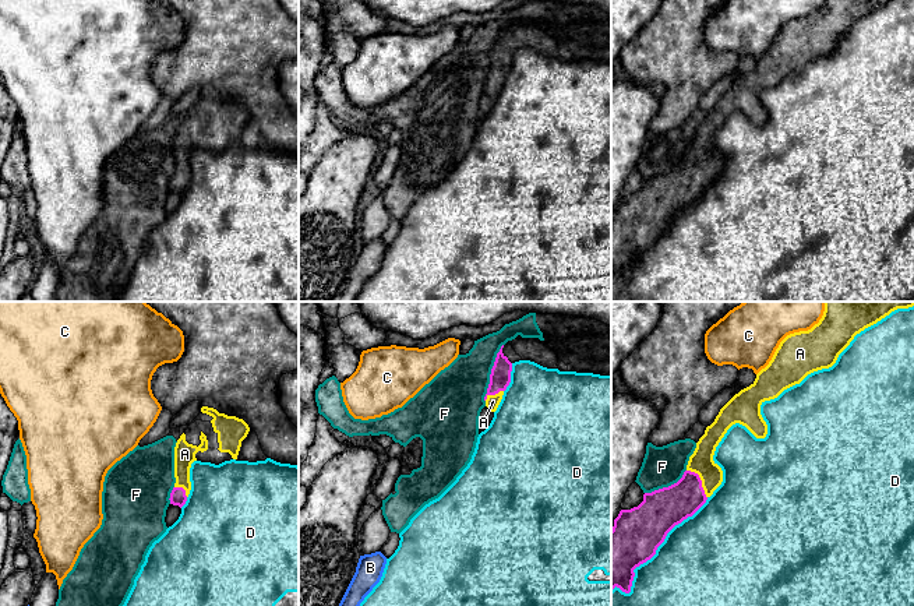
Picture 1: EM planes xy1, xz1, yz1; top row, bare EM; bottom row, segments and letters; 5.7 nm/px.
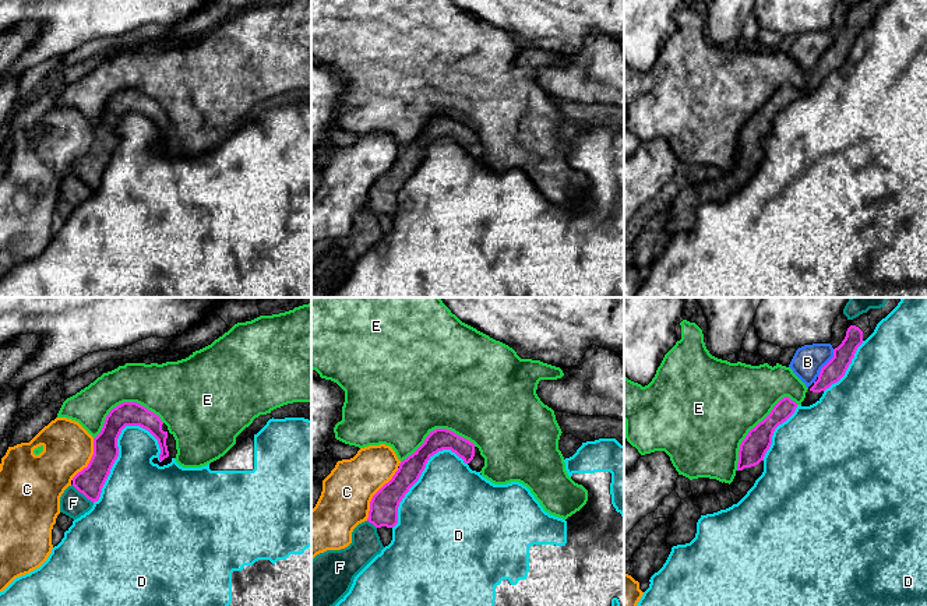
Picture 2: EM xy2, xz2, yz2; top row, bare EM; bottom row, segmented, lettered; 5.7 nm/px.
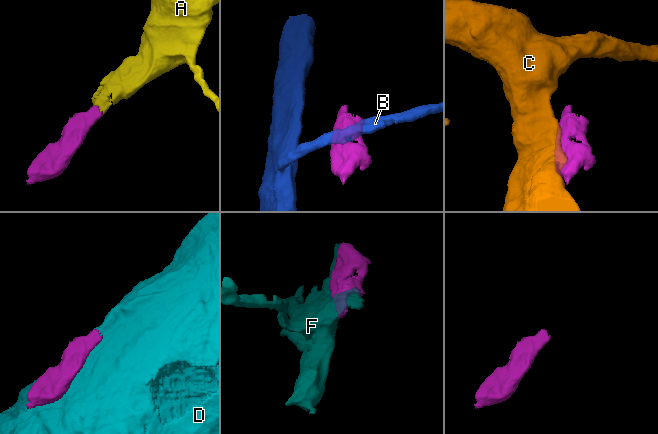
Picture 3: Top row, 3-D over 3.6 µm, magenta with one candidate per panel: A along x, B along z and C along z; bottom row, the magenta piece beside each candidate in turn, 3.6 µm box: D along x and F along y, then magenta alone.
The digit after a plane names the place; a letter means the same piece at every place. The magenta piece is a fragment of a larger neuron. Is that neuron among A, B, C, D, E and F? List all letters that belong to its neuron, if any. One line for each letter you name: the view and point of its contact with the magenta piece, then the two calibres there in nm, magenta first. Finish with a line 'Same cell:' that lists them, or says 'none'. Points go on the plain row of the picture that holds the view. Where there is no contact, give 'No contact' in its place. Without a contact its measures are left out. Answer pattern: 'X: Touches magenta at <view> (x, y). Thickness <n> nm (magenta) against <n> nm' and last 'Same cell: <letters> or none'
A: Touches magenta at yz1 (701, 168). Thickness 220 nm (magenta) against 140 nm
Same cell: A

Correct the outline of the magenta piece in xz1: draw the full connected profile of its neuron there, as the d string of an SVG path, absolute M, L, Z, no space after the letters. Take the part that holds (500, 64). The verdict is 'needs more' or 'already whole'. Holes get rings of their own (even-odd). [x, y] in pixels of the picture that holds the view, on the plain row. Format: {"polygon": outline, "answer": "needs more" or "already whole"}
{"polygon": "M501 34L500 39L497 40L494 53L491 56L491 61L490 61L490 71L487 75L487 81L484 84L486 88L486 94L491 98L495 99L504 78L507 77L507 74L511 70L511 59L512 59L512 50L508 47L508 45L502 40L502 35Z", "answer": "needs more"}

